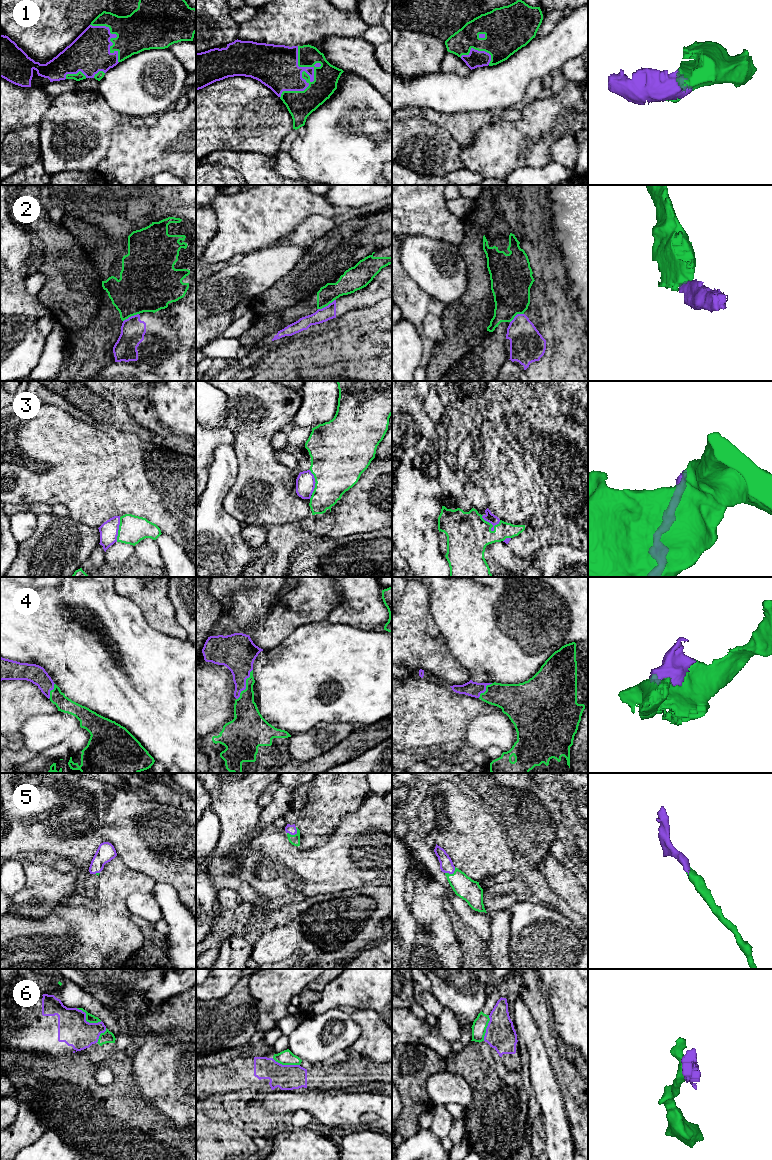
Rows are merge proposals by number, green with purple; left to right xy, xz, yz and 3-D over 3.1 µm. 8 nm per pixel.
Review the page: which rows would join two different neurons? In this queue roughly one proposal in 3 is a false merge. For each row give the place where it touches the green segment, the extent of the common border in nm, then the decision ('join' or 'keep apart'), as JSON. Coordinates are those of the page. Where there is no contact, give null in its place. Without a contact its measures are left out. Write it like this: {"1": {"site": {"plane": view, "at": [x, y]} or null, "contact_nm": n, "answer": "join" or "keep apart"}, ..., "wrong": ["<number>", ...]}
{"1": {"site": {"plane": "xz", "at": [314, 76]}, "contact_nm": 440, "answer": "join"}, "2": {"site": {"plane": "xz", "at": [326, 305]}, "contact_nm": 170, "answer": "keep apart"}, "3": {"site": {"plane": "yz", "at": [490, 523]}, "contact_nm": 170, "answer": "keep apart"}, "4": {"site": {"plane": "xz", "at": [246, 684]}, "contact_nm": 280, "answer": "join"}, "5": {"site": {"plane": "xz", "at": [295, 834]}, "contact_nm": 90, "answer": "join"}, "6": {"site": {"plane": "xy", "at": [86, 1020]}, "contact_nm": 240, "answer": "keep apart"}, "wrong": ["2", "3", "6"]}

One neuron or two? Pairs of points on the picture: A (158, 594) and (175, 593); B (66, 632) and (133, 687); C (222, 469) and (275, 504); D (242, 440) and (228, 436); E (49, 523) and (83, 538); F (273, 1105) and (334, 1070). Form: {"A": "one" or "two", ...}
{"A": "two", "B": "one", "C": "two", "D": "two", "E": "one", "F": "two"}

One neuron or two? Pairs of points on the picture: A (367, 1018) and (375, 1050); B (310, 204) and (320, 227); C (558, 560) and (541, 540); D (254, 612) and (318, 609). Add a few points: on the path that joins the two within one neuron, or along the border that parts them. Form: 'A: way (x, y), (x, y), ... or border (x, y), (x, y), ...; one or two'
A: way (372, 1026), (375, 1032), (375, 1042); one
B: border (331, 218), (321, 215), (310, 215), (294, 227); two
C: border (550, 543), (537, 554); two
D: border (280, 596), (269, 613), (254, 629); two

